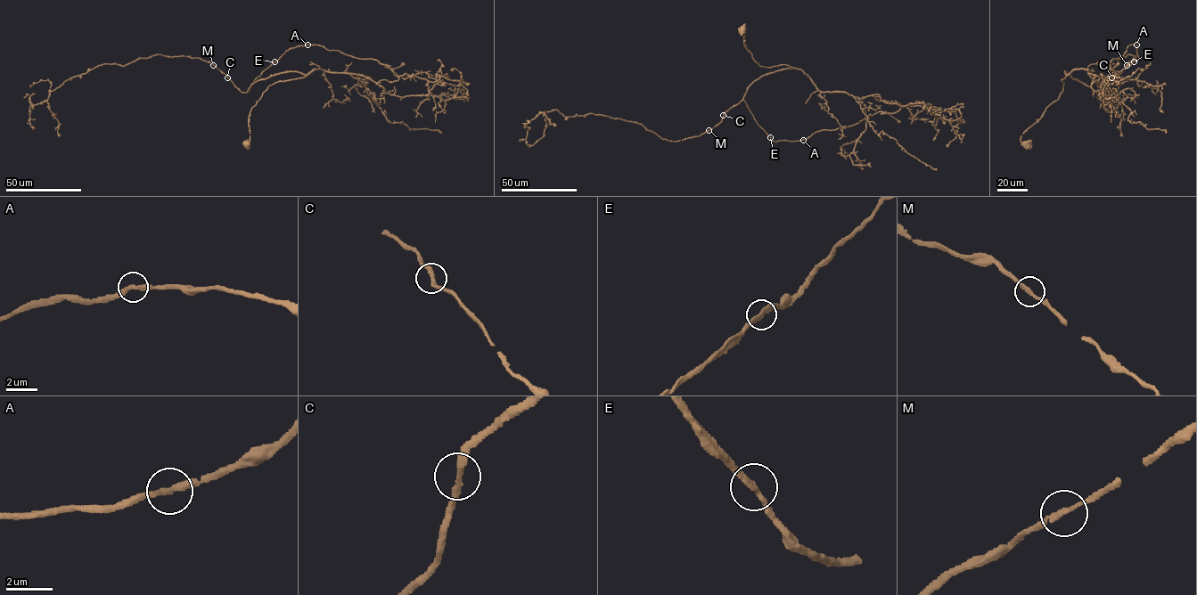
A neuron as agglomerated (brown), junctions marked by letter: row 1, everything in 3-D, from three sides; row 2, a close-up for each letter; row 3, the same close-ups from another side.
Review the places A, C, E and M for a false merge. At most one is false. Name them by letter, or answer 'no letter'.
no letter

